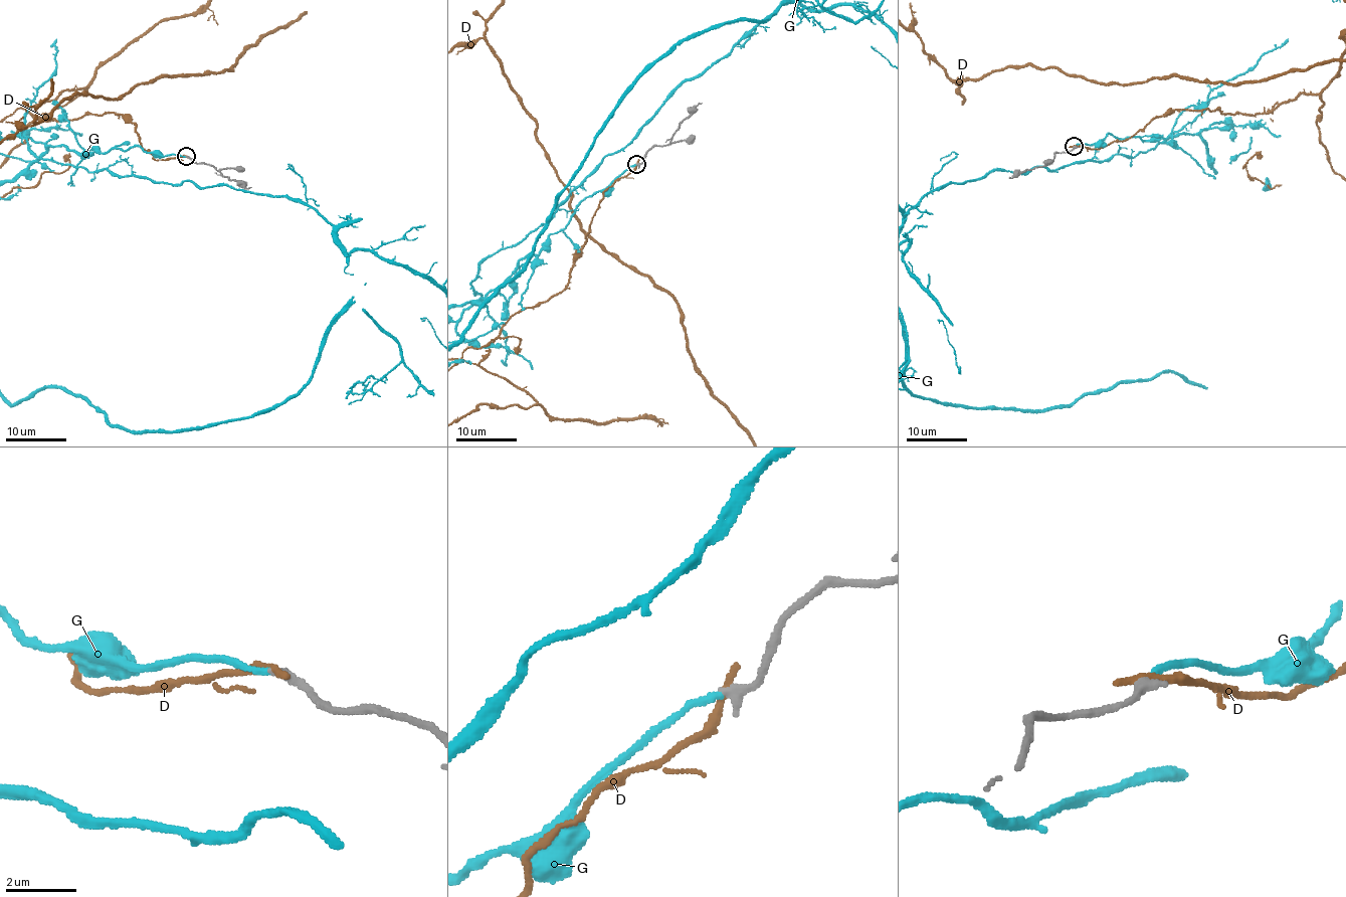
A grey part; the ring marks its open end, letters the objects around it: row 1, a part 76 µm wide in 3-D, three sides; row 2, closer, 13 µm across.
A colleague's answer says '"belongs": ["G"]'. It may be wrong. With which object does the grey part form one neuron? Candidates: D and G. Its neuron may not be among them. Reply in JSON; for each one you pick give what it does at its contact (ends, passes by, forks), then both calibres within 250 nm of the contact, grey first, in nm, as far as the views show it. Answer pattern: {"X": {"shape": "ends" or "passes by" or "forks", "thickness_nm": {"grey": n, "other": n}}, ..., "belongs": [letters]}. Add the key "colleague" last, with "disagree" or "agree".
{"G": {"shape": "ends", "thickness_nm": {"grey": 280, "other": 170}}, "belongs": ["G"], "colleague": "agree"}

